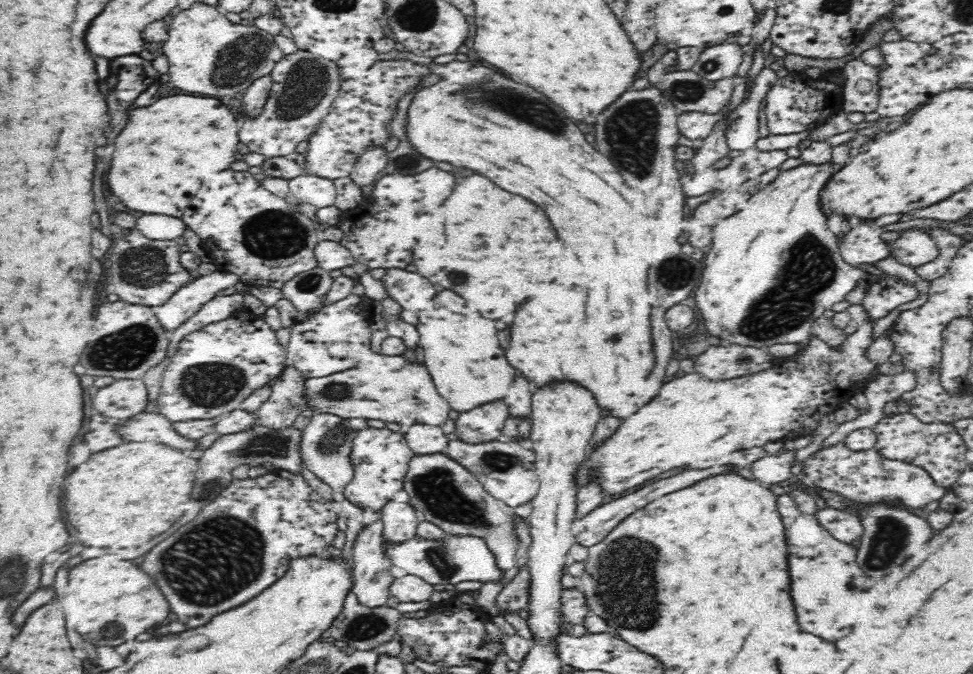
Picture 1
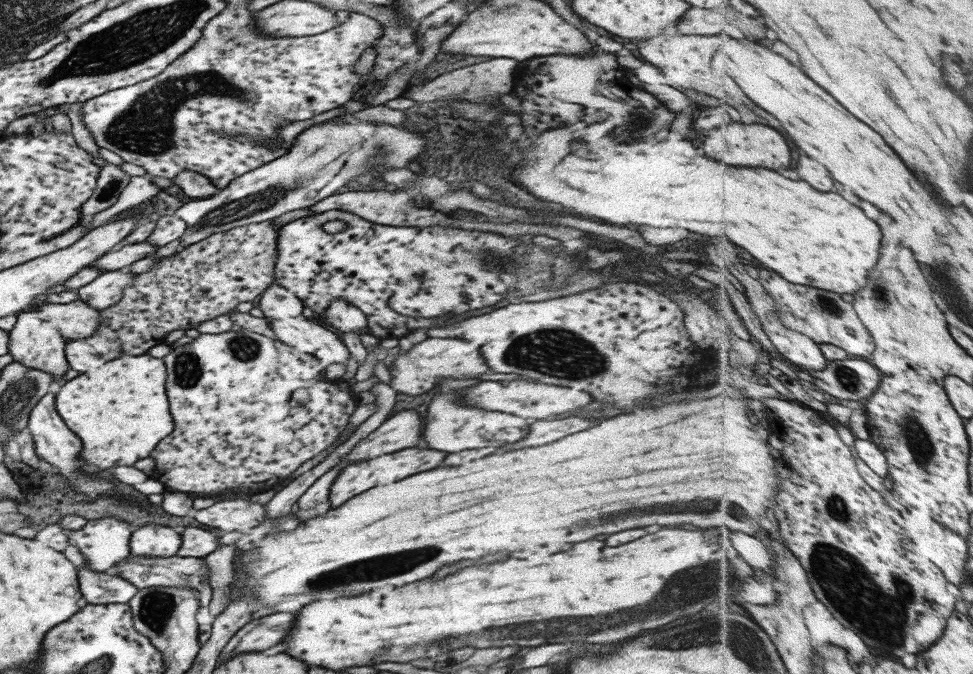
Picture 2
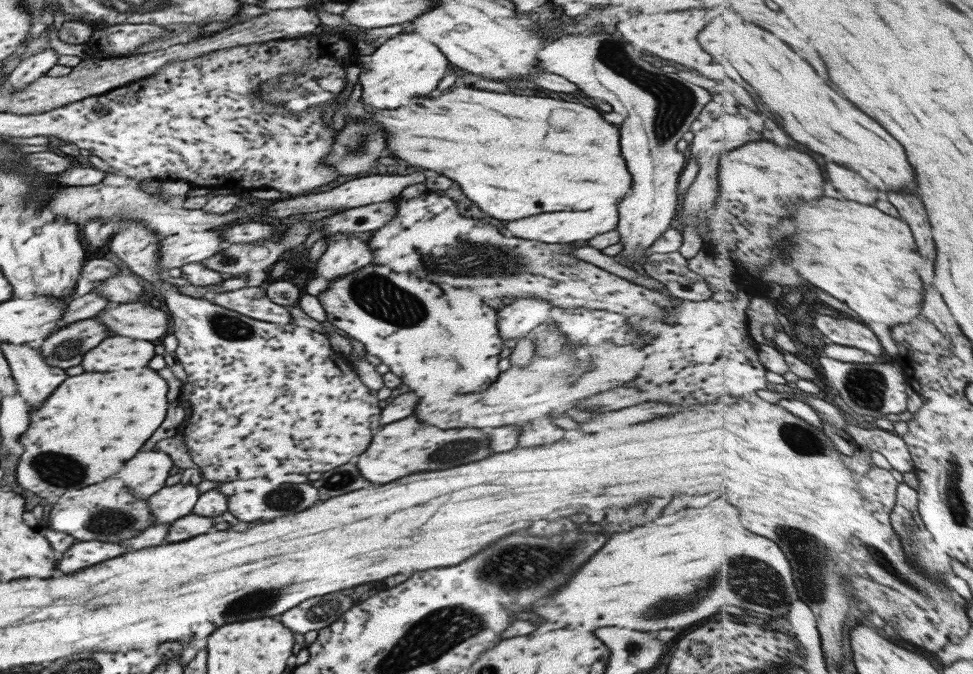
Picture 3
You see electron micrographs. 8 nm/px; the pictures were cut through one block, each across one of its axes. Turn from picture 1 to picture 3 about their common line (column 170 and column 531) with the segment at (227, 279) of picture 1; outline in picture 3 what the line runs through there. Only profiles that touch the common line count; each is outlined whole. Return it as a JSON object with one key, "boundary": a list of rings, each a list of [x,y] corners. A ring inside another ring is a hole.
{"boundary":[[[518,297],[498,313],[498,334],[502,341],[522,339],[547,321],[554,306],[538,297]]]}

